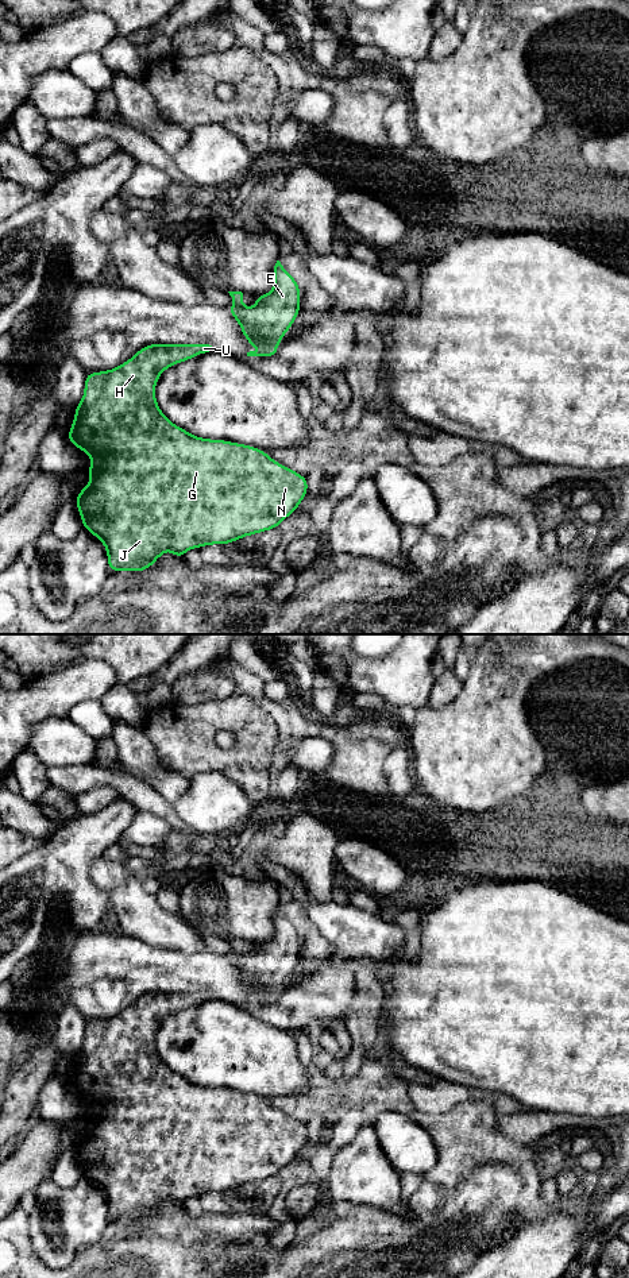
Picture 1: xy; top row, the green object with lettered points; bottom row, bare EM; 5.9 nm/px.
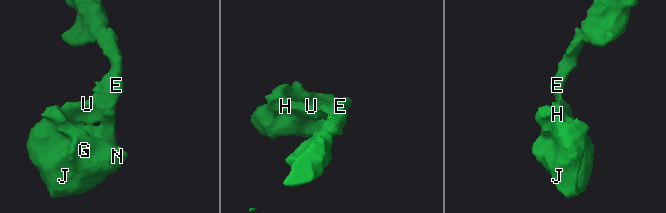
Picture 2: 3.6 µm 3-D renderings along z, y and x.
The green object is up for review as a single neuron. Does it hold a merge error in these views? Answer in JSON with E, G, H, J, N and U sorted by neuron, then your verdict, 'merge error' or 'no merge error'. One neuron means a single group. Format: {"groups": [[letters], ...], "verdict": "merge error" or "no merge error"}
{"groups": [["E", "G", "H", "J", "N", "U"]], "verdict": "no merge error"}

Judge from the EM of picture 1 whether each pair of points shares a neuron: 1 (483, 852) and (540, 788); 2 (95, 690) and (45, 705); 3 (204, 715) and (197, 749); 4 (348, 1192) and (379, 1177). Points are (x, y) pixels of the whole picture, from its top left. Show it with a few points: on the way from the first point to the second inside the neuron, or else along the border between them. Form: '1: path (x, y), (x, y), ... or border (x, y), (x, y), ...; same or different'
1: path (500, 836), (531, 804); same
2: path (83, 690), (60, 690), (57, 692); same
3: path (200, 724), (197, 726), (197, 741); same
4: path (357, 1184), (362, 1178), (371, 1178); same

